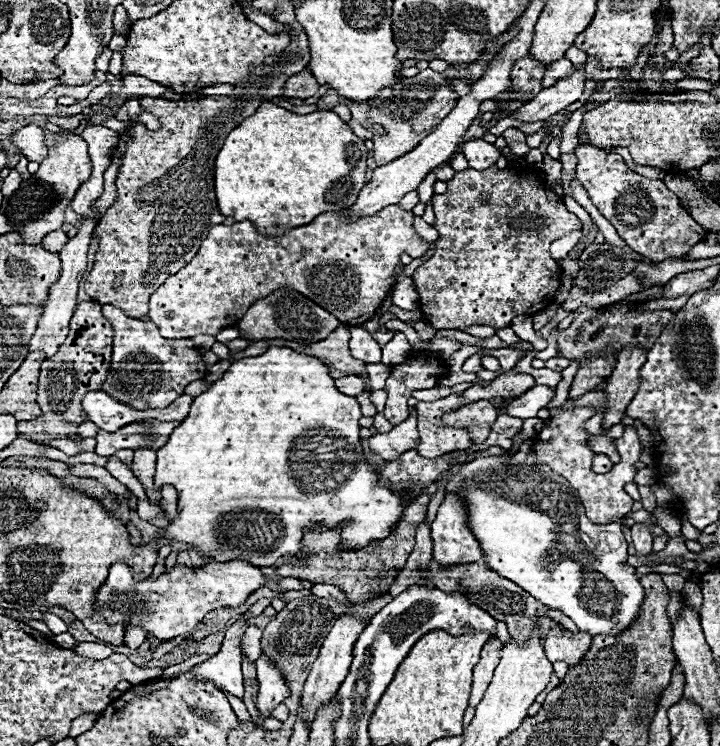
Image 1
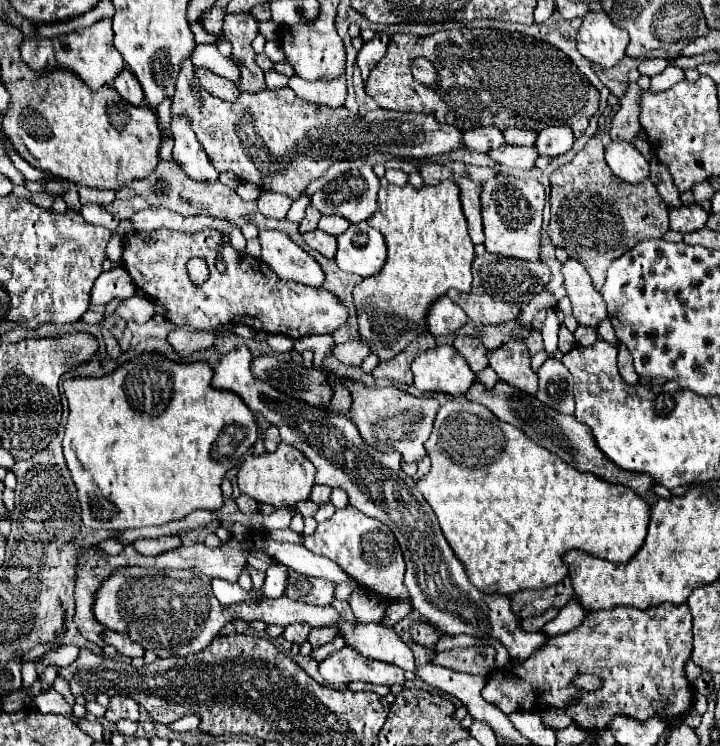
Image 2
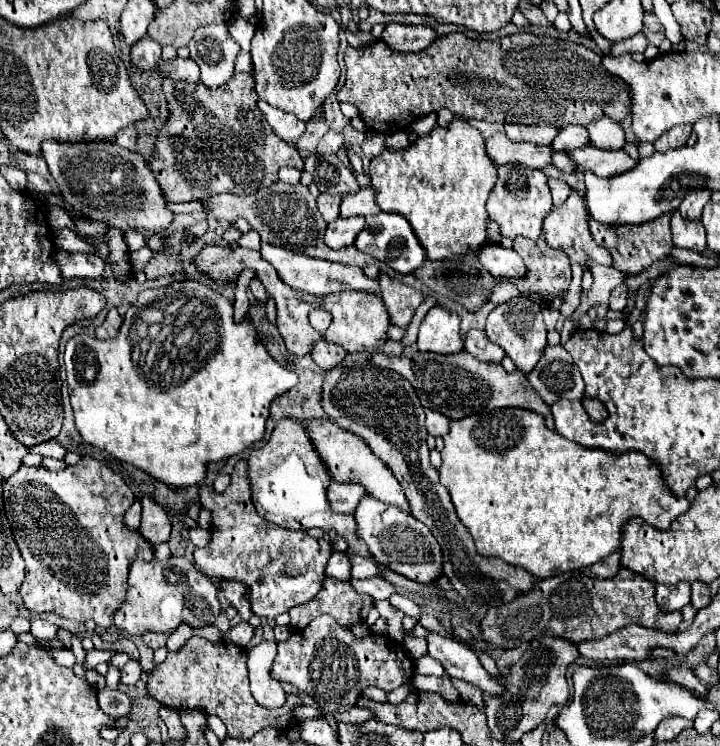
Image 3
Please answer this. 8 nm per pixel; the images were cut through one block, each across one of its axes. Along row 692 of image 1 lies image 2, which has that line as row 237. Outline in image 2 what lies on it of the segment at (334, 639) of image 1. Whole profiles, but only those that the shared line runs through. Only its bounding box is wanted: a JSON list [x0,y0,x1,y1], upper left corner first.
[304,230,336,258]

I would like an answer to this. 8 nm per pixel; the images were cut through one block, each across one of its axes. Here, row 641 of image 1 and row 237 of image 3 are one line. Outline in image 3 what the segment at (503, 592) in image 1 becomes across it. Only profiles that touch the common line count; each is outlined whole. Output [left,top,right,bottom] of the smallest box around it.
[494,236,572,310]

